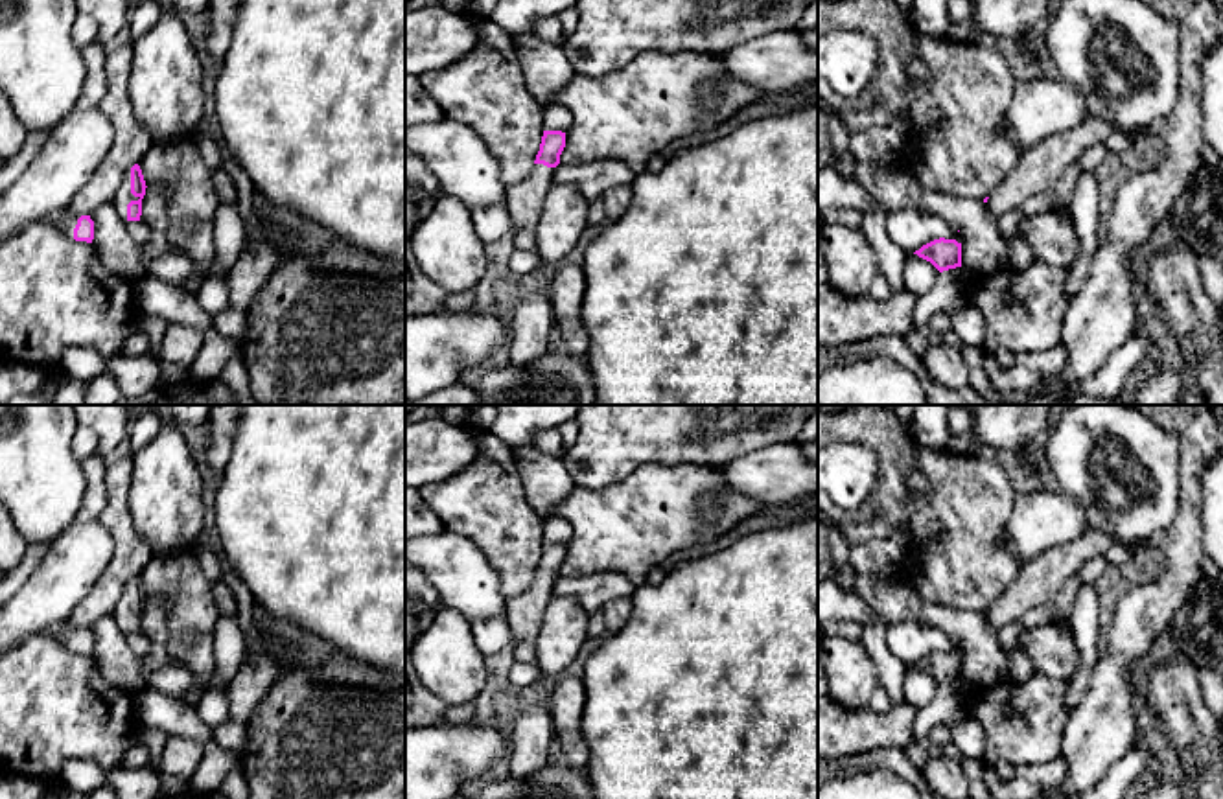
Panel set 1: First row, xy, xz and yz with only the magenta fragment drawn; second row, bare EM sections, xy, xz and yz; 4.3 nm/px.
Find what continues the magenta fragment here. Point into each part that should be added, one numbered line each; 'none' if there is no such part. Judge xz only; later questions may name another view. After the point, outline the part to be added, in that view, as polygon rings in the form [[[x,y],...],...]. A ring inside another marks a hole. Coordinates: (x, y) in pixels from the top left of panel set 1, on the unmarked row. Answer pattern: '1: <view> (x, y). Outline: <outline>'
1: xz (525, 613). Outline: [[[534,576],[530,585],[519,596],[507,600],[505,617],[514,643],[534,643],[542,628],[545,609],[553,600],[554,584],[556,580]]]

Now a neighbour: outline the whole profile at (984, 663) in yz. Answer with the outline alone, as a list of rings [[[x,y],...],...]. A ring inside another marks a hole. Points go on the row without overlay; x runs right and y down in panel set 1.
[[[860,573],[855,593],[886,624],[915,622],[952,637],[961,646],[963,685],[987,689],[1009,679],[1009,652],[1002,648],[998,630],[984,613],[926,604],[903,574]]]

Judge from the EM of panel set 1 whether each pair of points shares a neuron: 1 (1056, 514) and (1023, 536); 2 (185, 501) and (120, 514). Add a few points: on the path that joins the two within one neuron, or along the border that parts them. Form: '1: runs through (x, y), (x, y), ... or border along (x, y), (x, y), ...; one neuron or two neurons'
1: runs through (1048, 518), (1039, 520), (1030, 529); one neuron
2: border along (133, 470), (129, 485), (131, 521), (151, 551); two neurons

